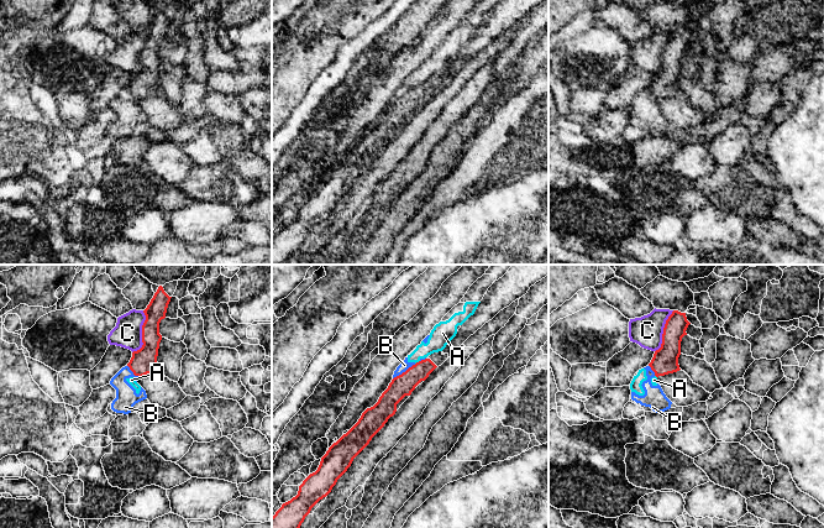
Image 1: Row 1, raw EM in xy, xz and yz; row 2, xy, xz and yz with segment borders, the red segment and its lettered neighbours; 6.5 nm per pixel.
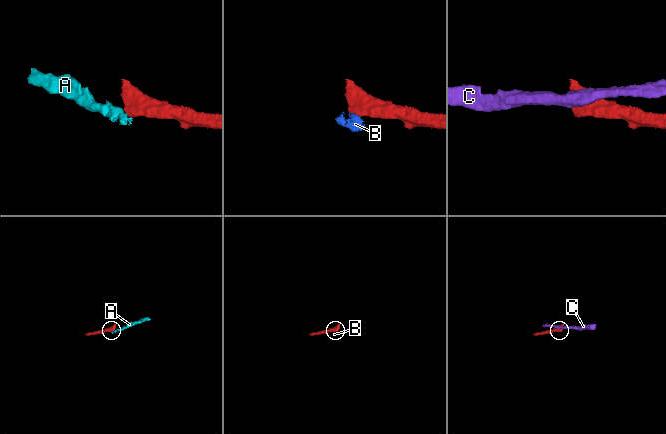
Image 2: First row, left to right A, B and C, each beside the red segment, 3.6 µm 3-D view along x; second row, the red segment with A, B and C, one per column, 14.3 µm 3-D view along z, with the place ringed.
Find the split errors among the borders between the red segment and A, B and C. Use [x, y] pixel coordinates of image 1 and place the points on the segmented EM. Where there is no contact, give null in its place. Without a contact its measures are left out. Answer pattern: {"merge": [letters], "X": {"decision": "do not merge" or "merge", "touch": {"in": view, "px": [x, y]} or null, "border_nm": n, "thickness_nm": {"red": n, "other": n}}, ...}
{"merge": [], "A": {"decision": "do not merge", "touch": {"in": "xz", "px": [416, 362]}, "border_nm": 40, "thickness_nm": {"red": 140, "other": 140}}, "B": {"decision": "do not merge", "touch": {"in": "xz", "px": [405, 371]}, "border_nm": 180, "thickness_nm": {"red": 140, "other": 60}}, "C": {"decision": "do not merge", "touch": {"in": "xy", "px": [142, 333]}, "border_nm": 280, "thickness_nm": {"red": 170, "other": 190}}}

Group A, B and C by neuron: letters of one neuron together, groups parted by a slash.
A B / C

